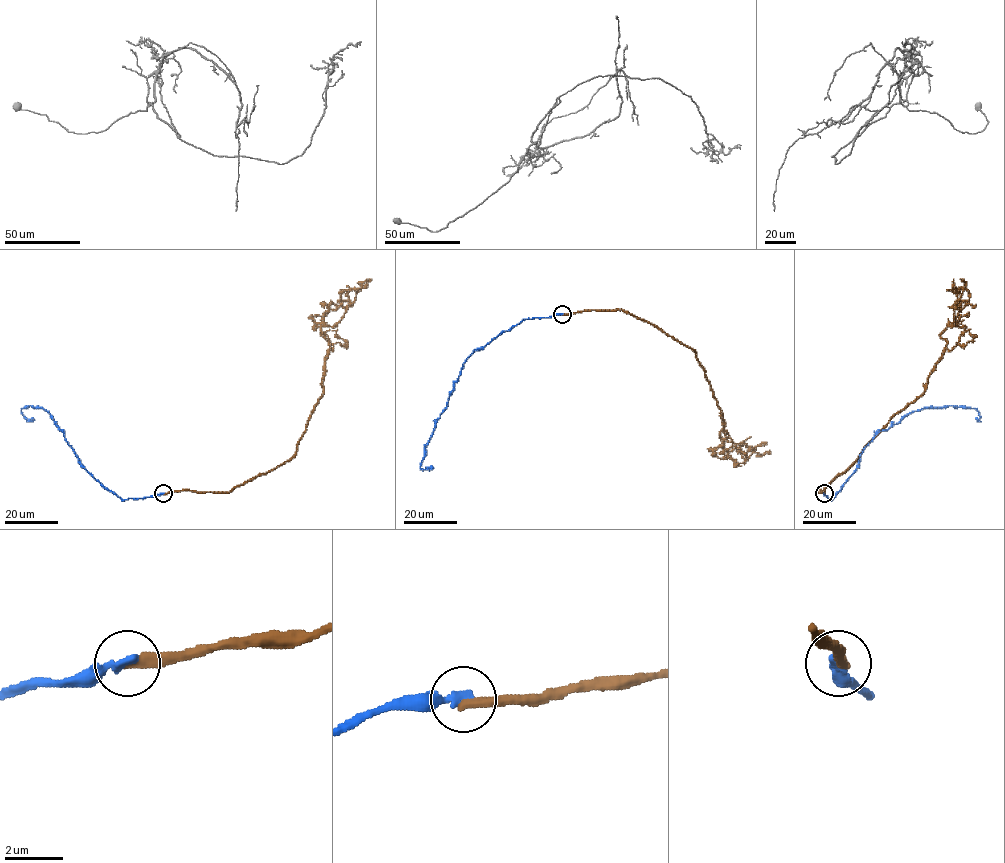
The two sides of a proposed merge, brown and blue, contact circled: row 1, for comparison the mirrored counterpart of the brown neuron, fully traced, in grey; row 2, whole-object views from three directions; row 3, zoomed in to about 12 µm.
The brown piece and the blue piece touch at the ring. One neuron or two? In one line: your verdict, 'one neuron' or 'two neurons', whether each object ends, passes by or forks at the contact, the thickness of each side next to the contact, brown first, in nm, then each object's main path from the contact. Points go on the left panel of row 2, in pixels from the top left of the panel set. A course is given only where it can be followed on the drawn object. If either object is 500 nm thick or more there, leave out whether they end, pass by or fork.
two neurons; brown ends there; blue ends there; 380 nm thick on the brown side, 280 nm on the other; brown runs (163, 493), (229, 492), (290, 459), (323, 393), (329, 345), (321, 330), (323, 315), (366, 279); blue runs (163, 493), (122, 500), (80, 463), (64, 433), (47, 410), (27, 406), (21, 410), (27, 420), (34, 419)

